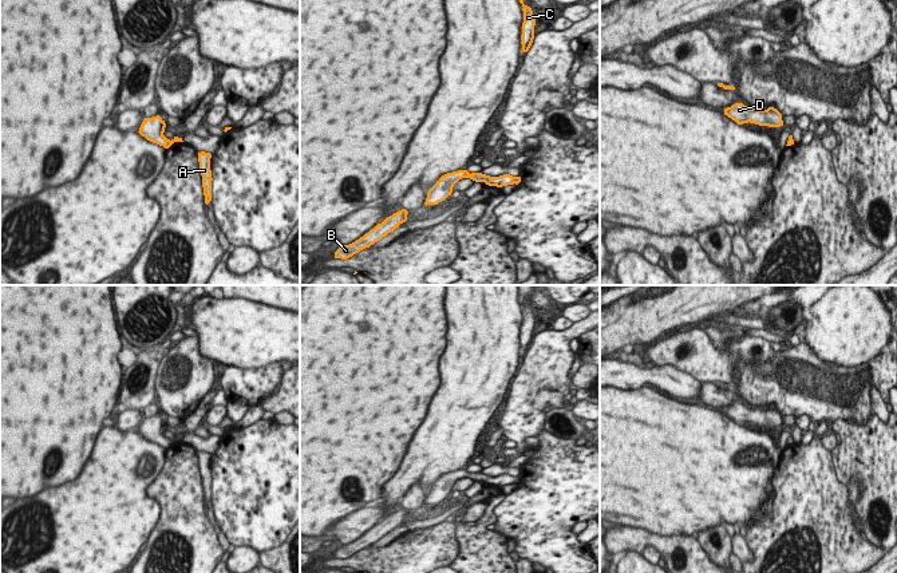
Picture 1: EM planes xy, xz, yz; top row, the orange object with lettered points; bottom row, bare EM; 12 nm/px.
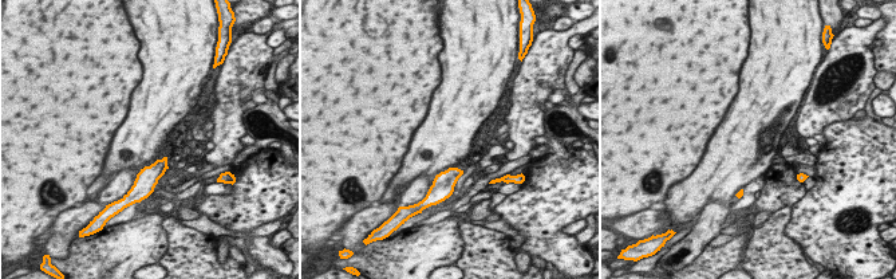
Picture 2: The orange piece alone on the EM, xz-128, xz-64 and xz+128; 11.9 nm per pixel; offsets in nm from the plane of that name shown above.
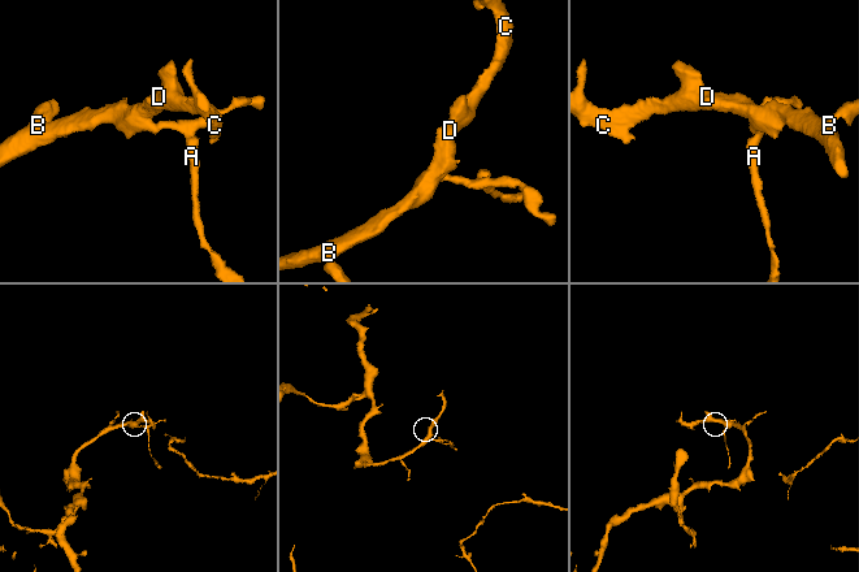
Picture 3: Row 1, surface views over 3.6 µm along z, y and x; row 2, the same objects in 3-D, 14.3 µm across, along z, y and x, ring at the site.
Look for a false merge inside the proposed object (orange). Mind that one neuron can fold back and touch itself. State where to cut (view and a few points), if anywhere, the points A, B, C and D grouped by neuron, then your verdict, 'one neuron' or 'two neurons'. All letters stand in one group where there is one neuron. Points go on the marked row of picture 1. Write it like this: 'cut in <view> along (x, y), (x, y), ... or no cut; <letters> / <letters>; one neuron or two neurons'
no cut; A B C D; one neuron

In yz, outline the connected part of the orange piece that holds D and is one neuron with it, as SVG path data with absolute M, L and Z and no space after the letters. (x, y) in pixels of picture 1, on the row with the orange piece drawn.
M735 103L724 108L724 115L735 120L738 125L755 123L759 126L781 127L783 126L782 114L774 108L760 110L758 107L747 107L743 103Z

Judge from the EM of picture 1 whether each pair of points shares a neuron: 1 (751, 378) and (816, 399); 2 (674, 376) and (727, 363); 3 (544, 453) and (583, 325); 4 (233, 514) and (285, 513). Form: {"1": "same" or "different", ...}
{"1": "same", "2": "different", "3": "different", "4": "same"}

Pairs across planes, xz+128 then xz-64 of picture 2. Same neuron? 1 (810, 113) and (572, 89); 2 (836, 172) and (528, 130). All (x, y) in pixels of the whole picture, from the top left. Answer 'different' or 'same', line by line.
1: different
2: different

